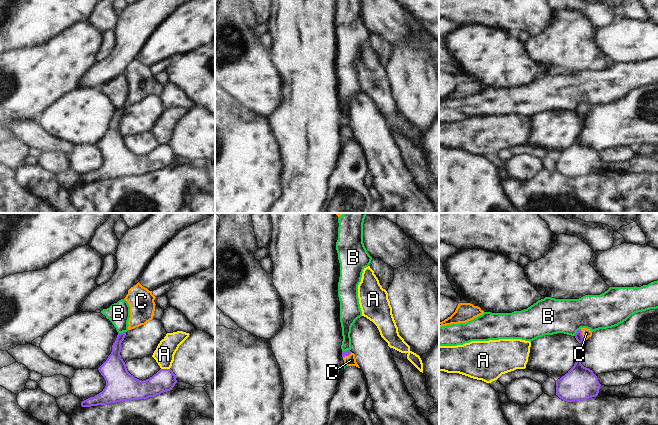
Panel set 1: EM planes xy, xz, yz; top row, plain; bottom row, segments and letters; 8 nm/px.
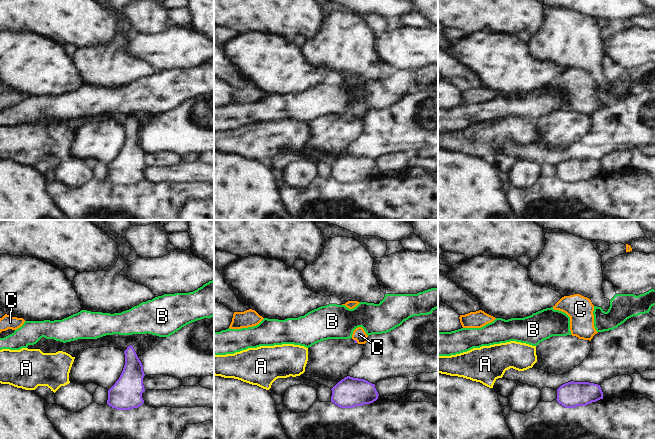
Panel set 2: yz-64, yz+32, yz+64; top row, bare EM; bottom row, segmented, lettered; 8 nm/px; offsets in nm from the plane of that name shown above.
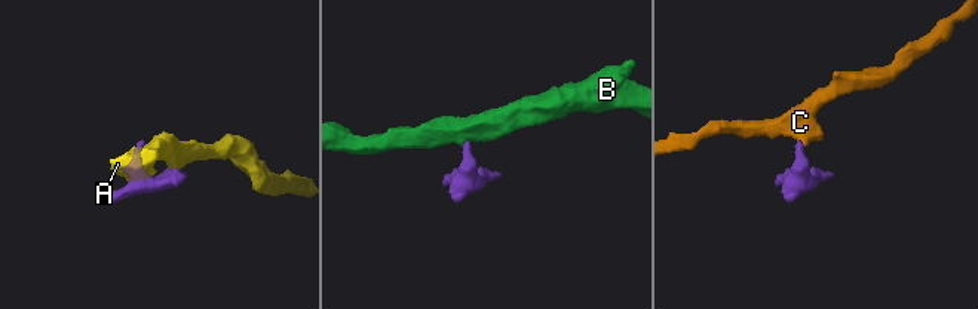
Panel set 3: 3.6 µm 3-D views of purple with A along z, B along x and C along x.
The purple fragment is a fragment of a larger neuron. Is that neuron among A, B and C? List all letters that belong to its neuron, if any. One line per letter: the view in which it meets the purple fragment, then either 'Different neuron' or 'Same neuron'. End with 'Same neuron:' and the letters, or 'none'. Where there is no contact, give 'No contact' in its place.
A: Touches purple in xy. Different neuron
B: Touches purple in yz. Different neuron
C: Touches purple in yz. Same neuron
Same neuron: C

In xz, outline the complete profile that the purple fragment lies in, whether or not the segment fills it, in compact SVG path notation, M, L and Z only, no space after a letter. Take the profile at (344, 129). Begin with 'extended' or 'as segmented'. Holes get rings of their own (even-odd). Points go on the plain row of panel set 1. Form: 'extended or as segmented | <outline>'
extended | M350 126L342 127L342 133L343 133L344 139L347 142L356 142L360 144L356 138L355 130L352 129Z

